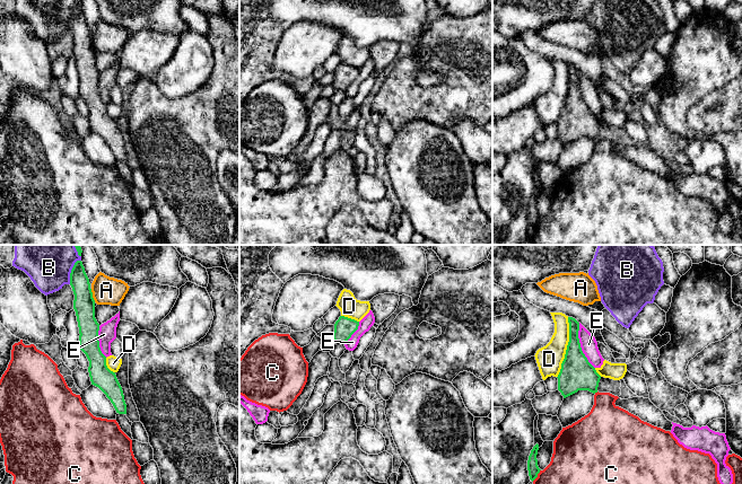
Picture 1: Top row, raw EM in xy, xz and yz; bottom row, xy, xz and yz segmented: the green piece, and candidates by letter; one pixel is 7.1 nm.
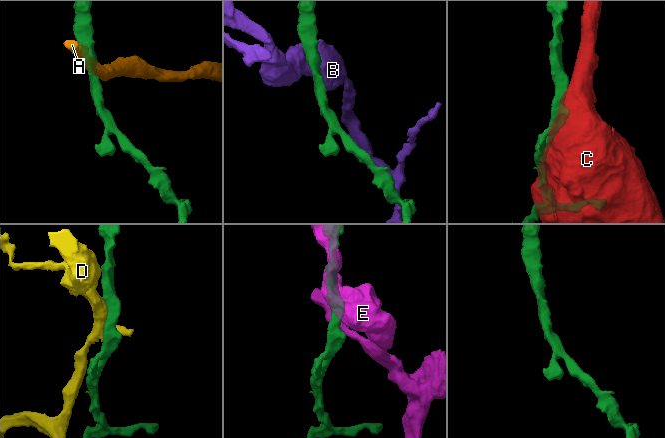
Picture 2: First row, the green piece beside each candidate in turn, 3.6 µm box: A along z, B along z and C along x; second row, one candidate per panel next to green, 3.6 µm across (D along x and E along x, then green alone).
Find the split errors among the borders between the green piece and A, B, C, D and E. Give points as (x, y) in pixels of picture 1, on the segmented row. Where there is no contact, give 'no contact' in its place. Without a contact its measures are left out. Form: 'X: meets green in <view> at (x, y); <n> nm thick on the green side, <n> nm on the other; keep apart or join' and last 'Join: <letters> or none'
A: meets green in xy at (92, 296); 160 nm thick on the green side, 200 nm on the other; keep apart
B: meets green in xy at (71, 271); 160 nm thick on the green side, 440 nm on the other; keep apart
C: meets green in yz at (537, 475); 80 nm thick on the green side, 280 nm on the other; keep apart
D: meets green in yz at (567, 348); 240 nm thick on the green side, 190 nm on the other; keep apart
E: meets green in yz at (579, 345); 240 nm thick on the green side, 120 nm on the other; keep apart
Join: none

